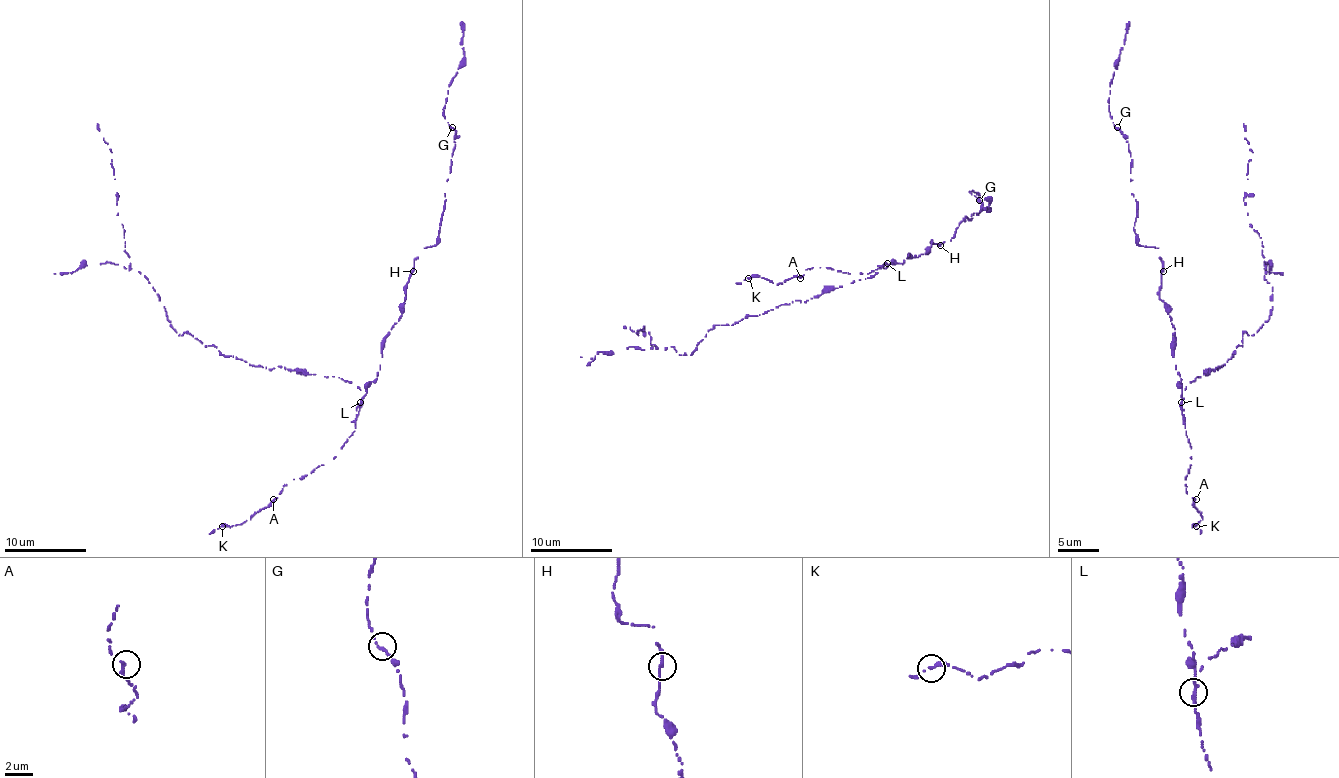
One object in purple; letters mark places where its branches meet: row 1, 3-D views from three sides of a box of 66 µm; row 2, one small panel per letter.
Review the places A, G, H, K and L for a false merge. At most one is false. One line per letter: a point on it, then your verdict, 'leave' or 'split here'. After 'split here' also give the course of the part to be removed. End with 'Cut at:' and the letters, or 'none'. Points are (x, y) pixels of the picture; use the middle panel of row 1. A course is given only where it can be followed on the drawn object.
A: place (800, 278); leave
G: place (979, 200); leave
H: place (940, 245); leave
K: place (748, 278); leave
L: place (887, 263); split here; course (886, 264), (808, 301), (716, 325), (691, 354), (656, 348), (644, 325), (637, 334), (623, 325)
Cut at: L

